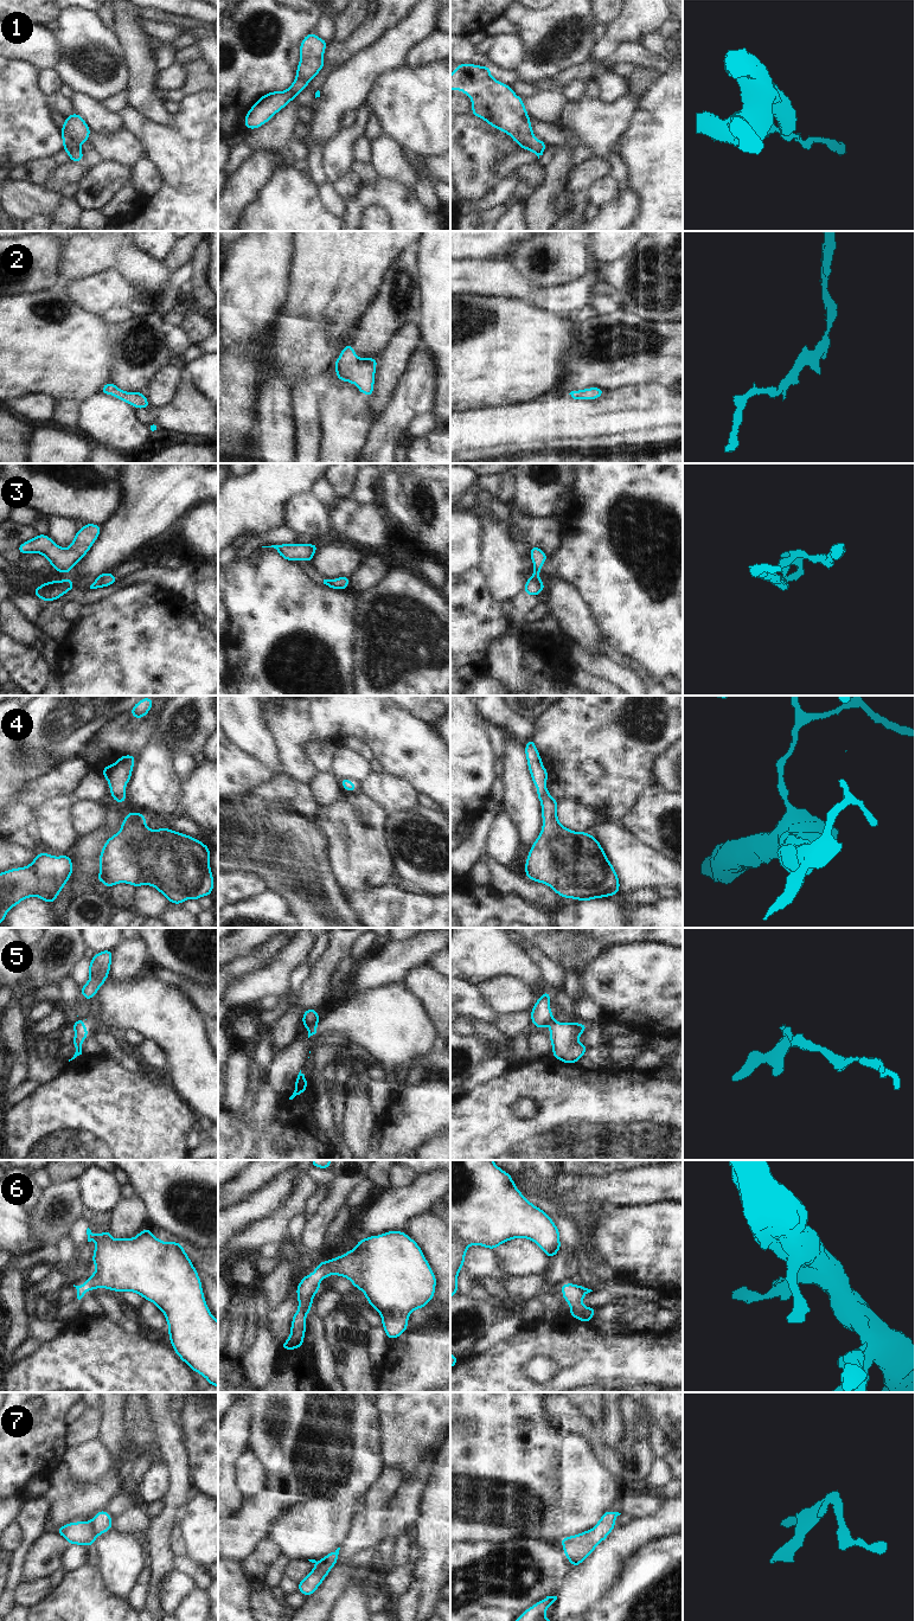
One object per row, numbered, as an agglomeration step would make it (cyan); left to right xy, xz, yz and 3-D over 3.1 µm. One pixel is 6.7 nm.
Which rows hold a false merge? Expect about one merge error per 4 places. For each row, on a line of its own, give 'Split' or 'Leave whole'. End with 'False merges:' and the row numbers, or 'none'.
1: Split
2: Leave whole
3: Leave whole
4: Leave whole
5: Split
6: Leave whole
7: Leave whole
False merges: 1, 5.

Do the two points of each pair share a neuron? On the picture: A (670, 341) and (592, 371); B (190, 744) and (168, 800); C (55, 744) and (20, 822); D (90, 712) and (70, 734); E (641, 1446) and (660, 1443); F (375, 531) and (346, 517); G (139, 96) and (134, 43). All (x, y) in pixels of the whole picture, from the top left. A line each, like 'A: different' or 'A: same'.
A: same
B: different
C: different
D: same
E: different
F: same
G: same

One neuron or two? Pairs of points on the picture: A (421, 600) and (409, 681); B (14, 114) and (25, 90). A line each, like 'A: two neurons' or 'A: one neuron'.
A: one neuron
B: one neuron

